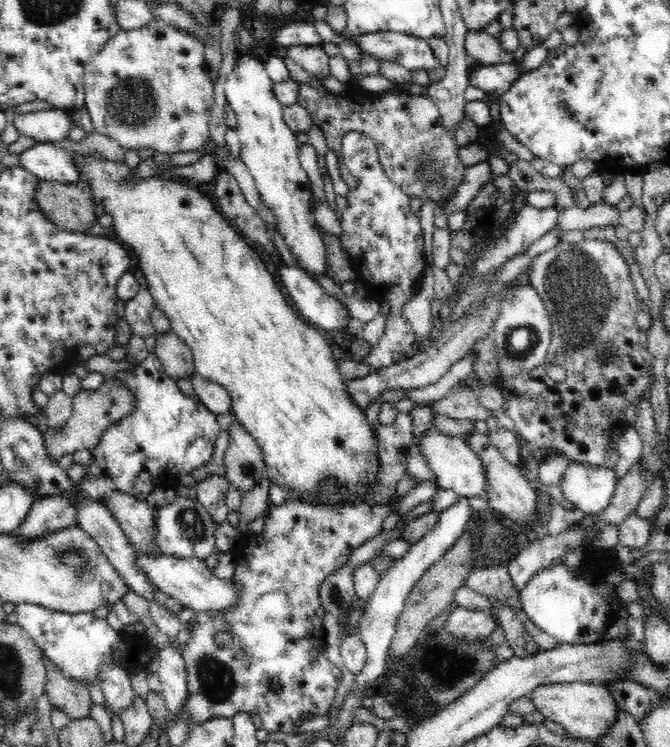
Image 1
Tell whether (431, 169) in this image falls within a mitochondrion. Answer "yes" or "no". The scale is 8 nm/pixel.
yes

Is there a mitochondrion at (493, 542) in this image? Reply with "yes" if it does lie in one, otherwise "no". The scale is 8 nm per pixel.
yes

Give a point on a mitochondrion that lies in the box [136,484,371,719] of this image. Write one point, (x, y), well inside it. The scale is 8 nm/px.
(215, 678)

